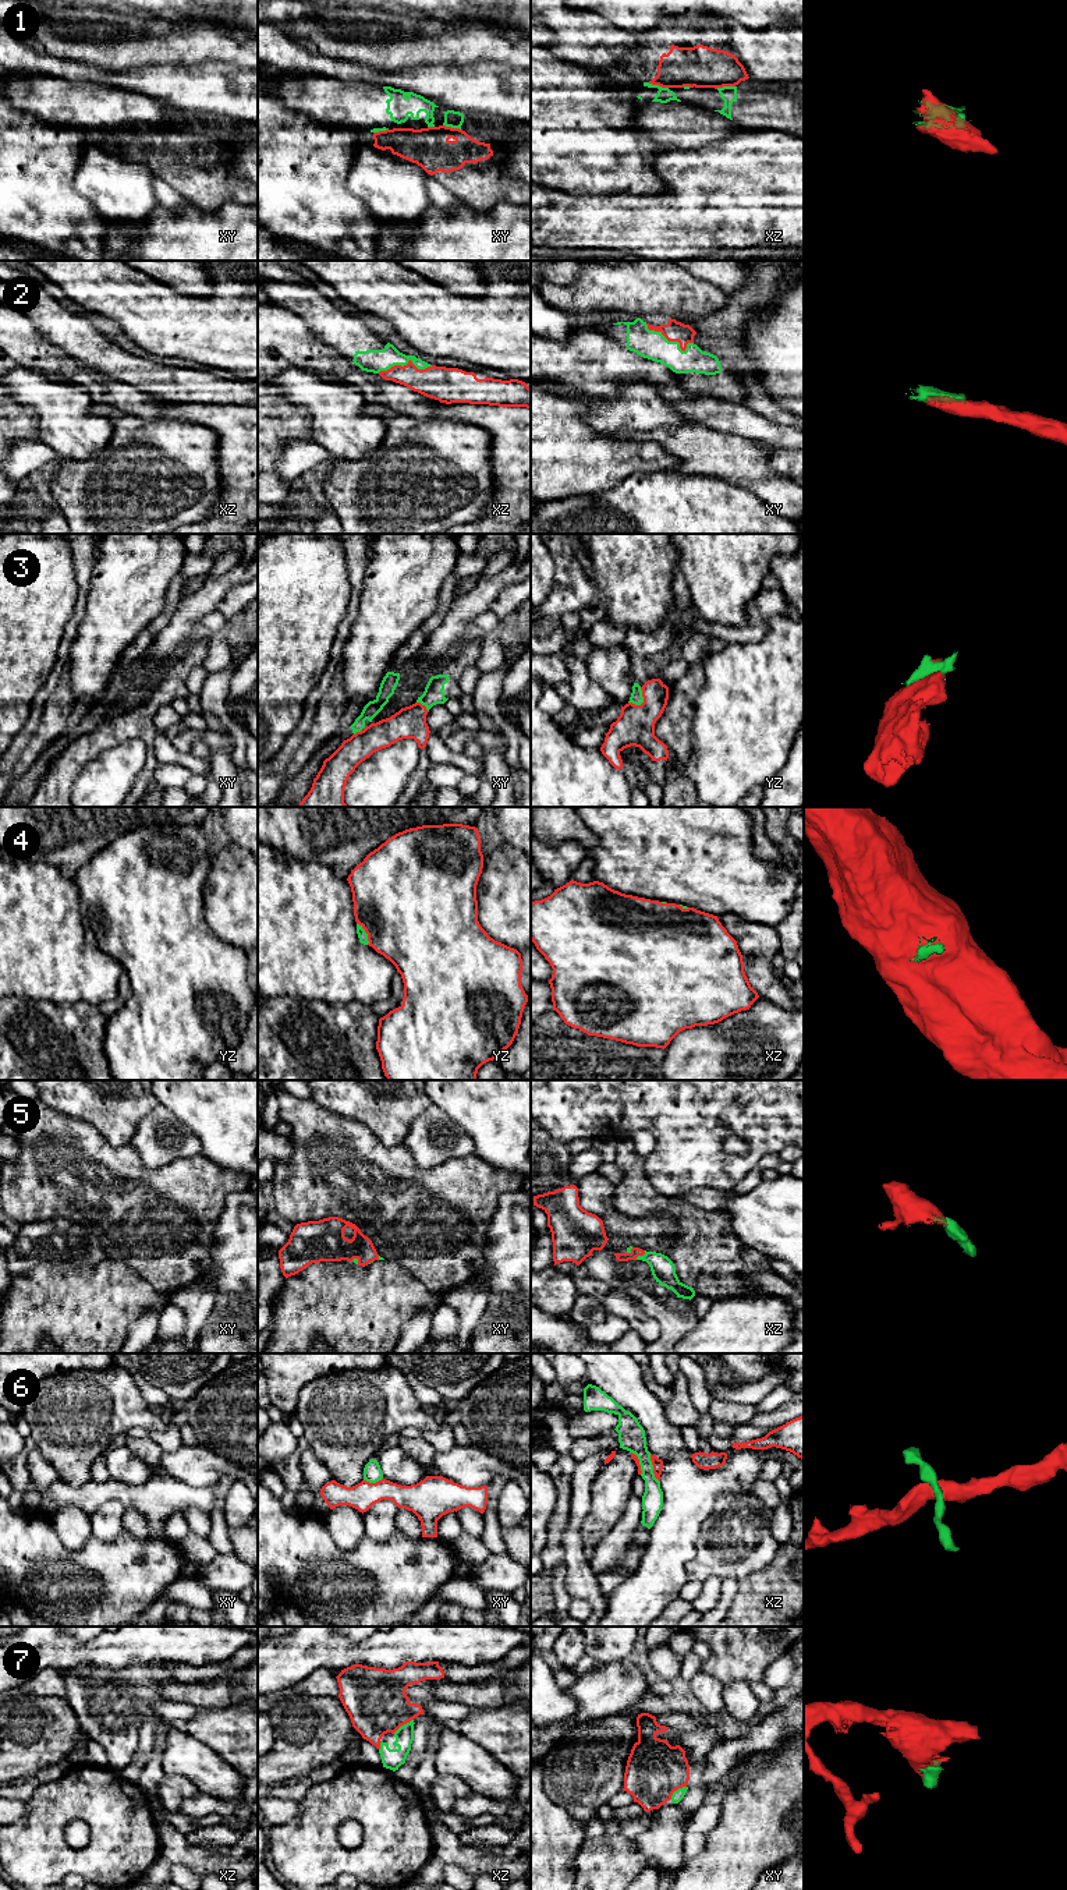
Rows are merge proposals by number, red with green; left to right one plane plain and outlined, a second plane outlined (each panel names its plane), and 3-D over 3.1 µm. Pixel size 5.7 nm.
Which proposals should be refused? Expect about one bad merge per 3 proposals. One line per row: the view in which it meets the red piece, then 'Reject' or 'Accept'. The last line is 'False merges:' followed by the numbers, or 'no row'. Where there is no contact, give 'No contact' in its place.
1: Touches red in xz. Reject
2: Touches red in xy. Accept
3: Touches red in yz. Accept
4: Touches red in yz. Accept
5: Touches red in xz. Accept
6: Touches red in xz. Reject
7: Touches red in xz. Accept
False merges: 1, 6

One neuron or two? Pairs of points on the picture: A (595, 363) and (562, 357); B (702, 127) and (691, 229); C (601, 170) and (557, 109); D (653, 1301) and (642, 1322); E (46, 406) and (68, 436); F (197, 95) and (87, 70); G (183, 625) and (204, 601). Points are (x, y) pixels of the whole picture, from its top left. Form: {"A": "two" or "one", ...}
{"A": "one", "B": "two", "C": "one", "D": "two", "E": "one", "F": "one", "G": "one"}

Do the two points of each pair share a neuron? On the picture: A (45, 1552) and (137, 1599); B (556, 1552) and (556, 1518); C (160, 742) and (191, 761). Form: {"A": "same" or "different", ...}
{"A": "same", "B": "same", "C": "same"}

